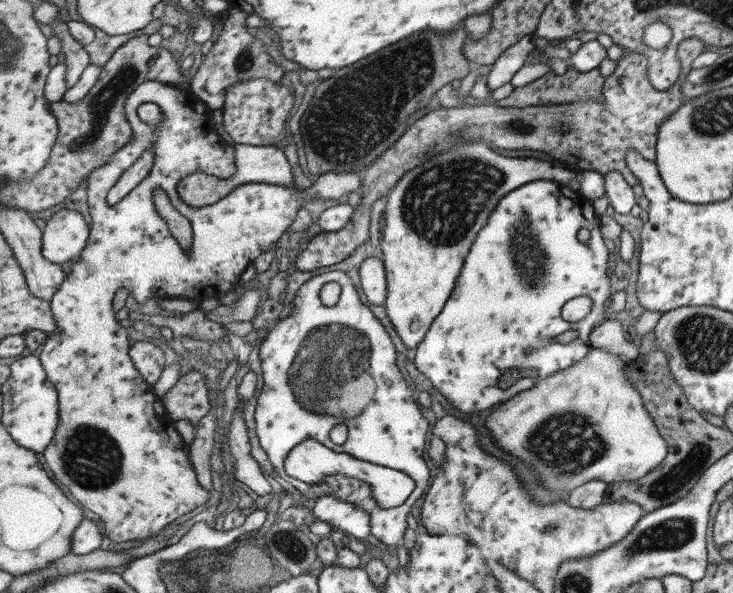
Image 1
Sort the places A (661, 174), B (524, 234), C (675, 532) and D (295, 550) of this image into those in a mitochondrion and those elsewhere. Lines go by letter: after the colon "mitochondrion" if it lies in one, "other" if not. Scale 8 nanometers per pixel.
A: other
B: mitochondrion
C: mitochondrion
D: mitochondrion

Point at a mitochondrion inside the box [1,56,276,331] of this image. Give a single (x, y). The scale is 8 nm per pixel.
(101, 105)

